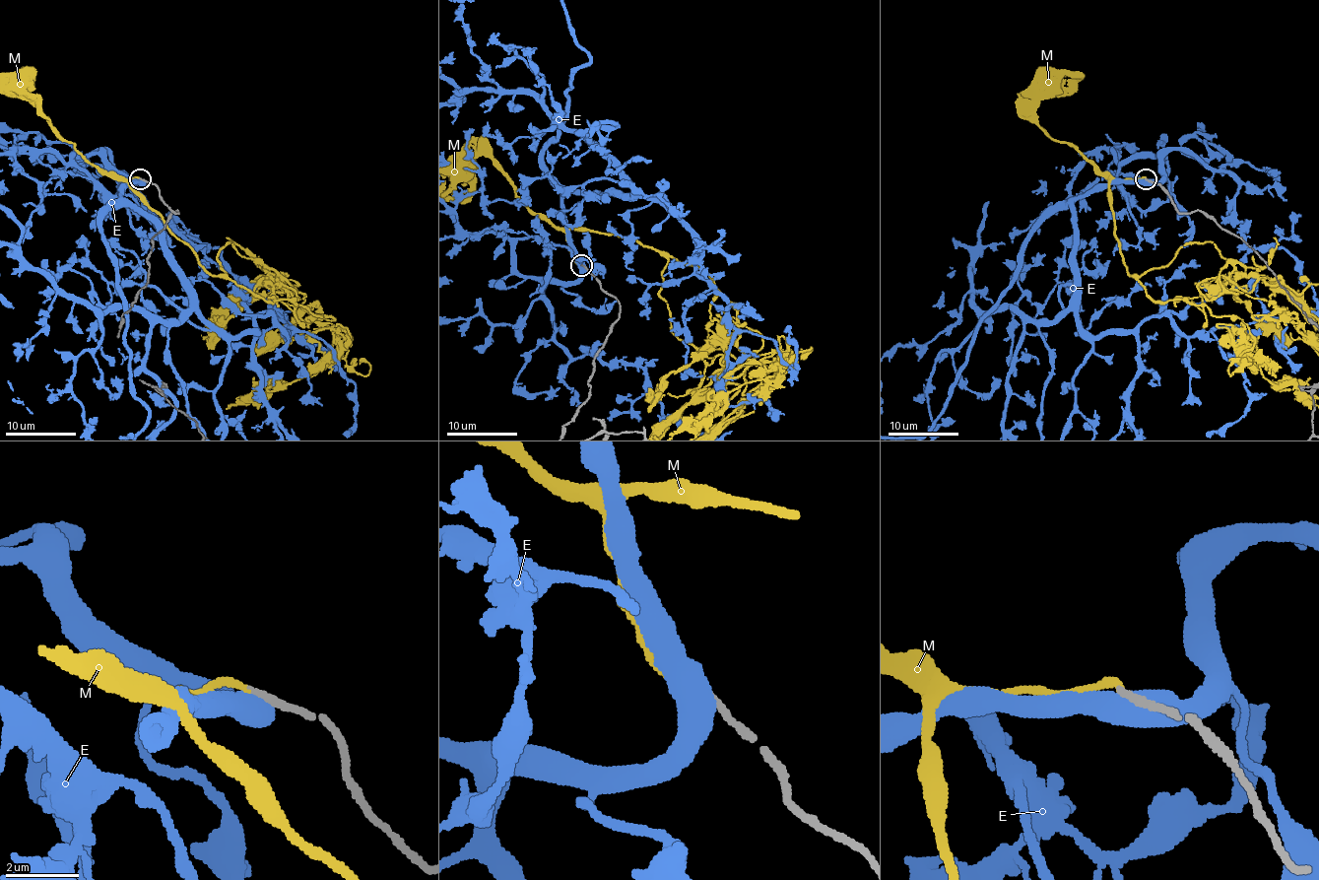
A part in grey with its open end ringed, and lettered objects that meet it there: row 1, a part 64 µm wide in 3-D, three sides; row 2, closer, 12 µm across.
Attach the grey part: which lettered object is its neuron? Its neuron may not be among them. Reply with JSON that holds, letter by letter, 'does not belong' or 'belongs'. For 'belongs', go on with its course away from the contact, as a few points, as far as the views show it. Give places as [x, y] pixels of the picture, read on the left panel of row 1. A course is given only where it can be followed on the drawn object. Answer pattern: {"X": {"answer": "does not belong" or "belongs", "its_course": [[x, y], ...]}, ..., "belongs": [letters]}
{"E": {"answer": "does not belong"}, "M": {"answer": "belongs", "its_course": [[141, 179], [114, 177], [88, 160], [72, 142], [63, 141], [12, 84], [12, 81], [19, 77]]}, "belongs": ["M"]}

